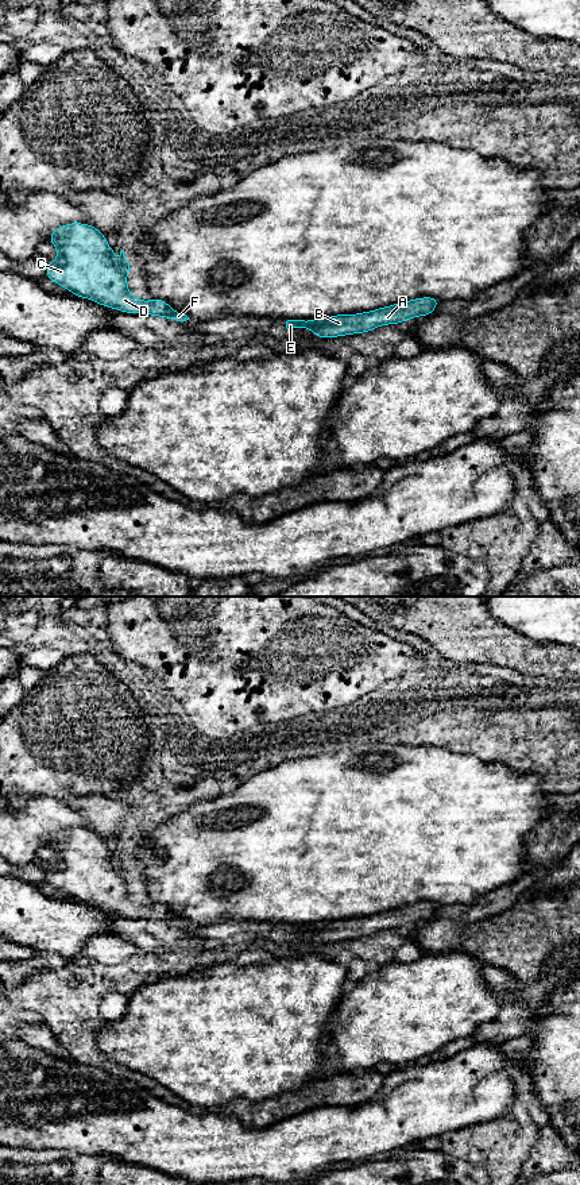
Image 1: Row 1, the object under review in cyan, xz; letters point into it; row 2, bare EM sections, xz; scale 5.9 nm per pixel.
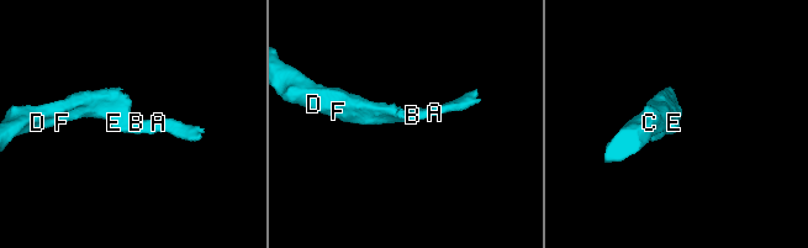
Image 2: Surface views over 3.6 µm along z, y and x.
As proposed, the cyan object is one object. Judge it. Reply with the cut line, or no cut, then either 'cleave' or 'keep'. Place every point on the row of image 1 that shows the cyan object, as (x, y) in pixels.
xz (301, 327), (309, 325), (312, 328) | cleave

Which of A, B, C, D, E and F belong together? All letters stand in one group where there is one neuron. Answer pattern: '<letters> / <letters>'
A B E / C D F

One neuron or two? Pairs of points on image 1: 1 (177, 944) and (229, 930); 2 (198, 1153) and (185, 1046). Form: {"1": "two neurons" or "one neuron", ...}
{"1": "one neuron", "2": "two neurons"}

